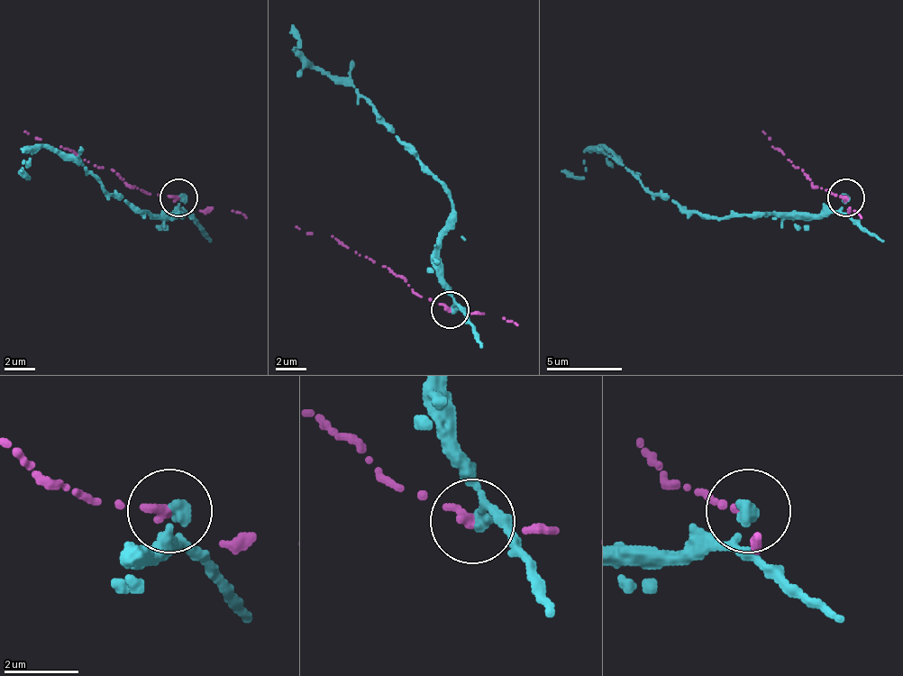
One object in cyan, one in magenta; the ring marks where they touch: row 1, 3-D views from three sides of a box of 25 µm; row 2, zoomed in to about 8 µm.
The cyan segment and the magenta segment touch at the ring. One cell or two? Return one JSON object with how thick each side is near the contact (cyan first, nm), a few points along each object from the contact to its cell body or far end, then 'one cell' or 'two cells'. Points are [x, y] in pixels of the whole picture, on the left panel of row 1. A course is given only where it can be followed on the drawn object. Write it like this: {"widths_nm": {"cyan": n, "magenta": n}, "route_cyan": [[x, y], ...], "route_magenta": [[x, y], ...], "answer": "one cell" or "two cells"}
{"widths_nm": {"cyan": 240, "magenta": 280}, "route_cyan": [[179, 196], [183, 212], [157, 219], [108, 193], [82, 162], [48, 148], [25, 151], [25, 178], [22, 170]], "route_magenta": [[179, 196], [134, 189], [63, 148], [25, 132]], "answer": "two cells"}

